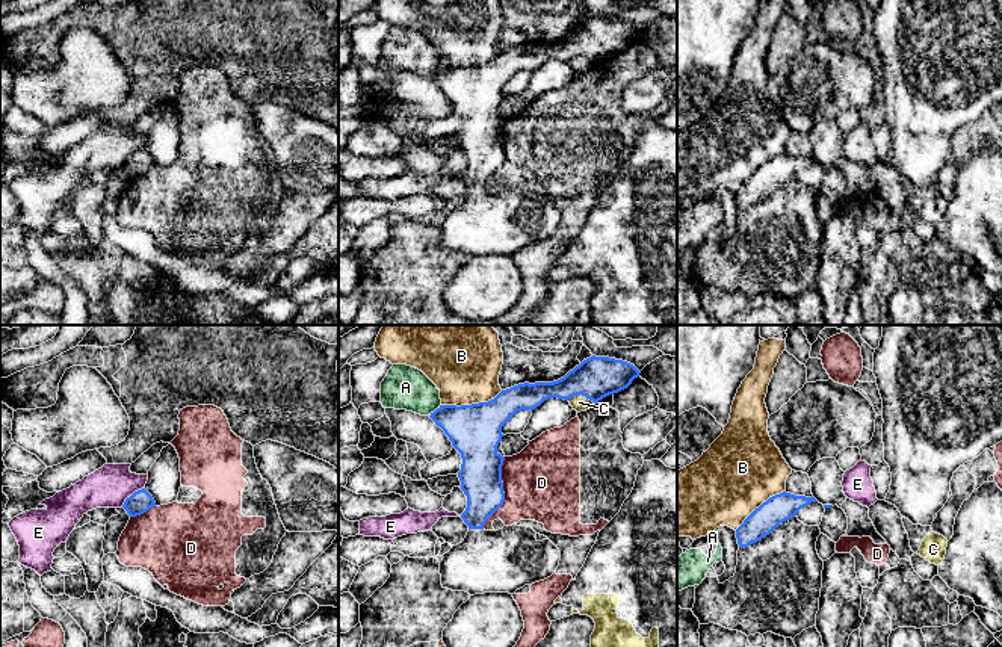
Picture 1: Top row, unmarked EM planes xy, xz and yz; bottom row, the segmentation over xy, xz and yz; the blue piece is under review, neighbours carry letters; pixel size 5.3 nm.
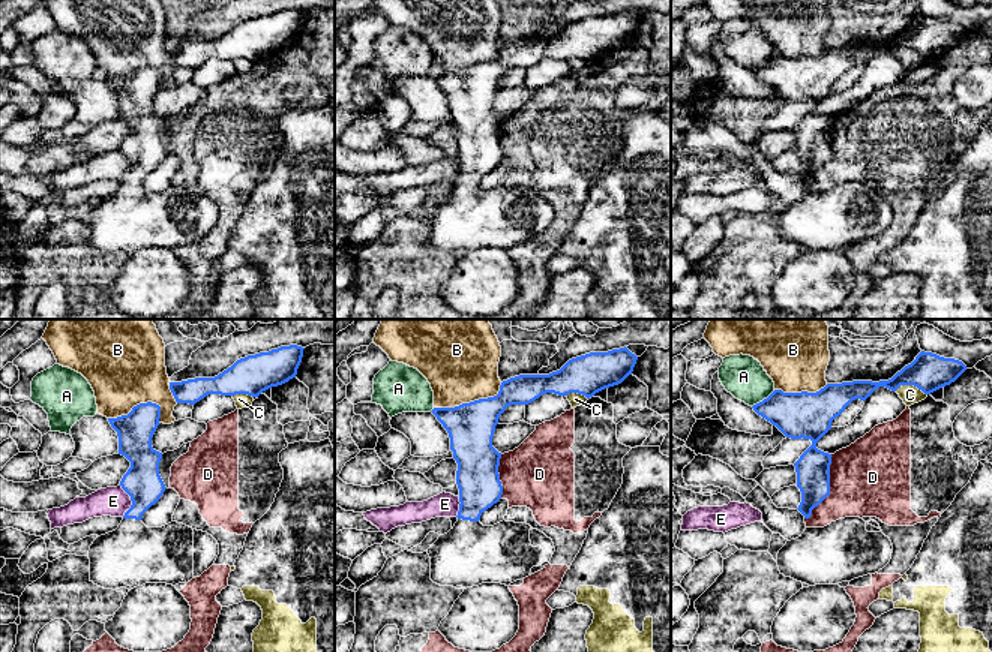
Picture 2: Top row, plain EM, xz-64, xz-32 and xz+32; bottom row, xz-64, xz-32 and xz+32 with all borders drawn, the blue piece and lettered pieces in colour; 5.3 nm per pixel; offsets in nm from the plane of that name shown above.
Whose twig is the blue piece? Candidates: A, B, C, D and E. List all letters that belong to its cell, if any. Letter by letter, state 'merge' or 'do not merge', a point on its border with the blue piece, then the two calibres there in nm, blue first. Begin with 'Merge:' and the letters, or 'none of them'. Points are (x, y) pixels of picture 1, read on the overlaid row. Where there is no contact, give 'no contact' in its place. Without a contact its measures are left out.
Merge: none of them
A: do not merge; meets blue in xz at (436, 410); 280 nm thick on the blue side, 240 nm on the other
B: do not merge; meets blue in xz at (472, 404); 280 nm thick on the blue side, 400 nm on the other
C: do not merge; meets blue in xz at (581, 393); 220 nm thick on the blue side, 90 nm on the other
D: do not merge; meets blue in xz at (504, 493); 220 nm thick on the blue side, 400 nm on the other
E: do not merge; meets blue in xy at (132, 495); 120 nm thick on the blue side, 220 nm on the other

